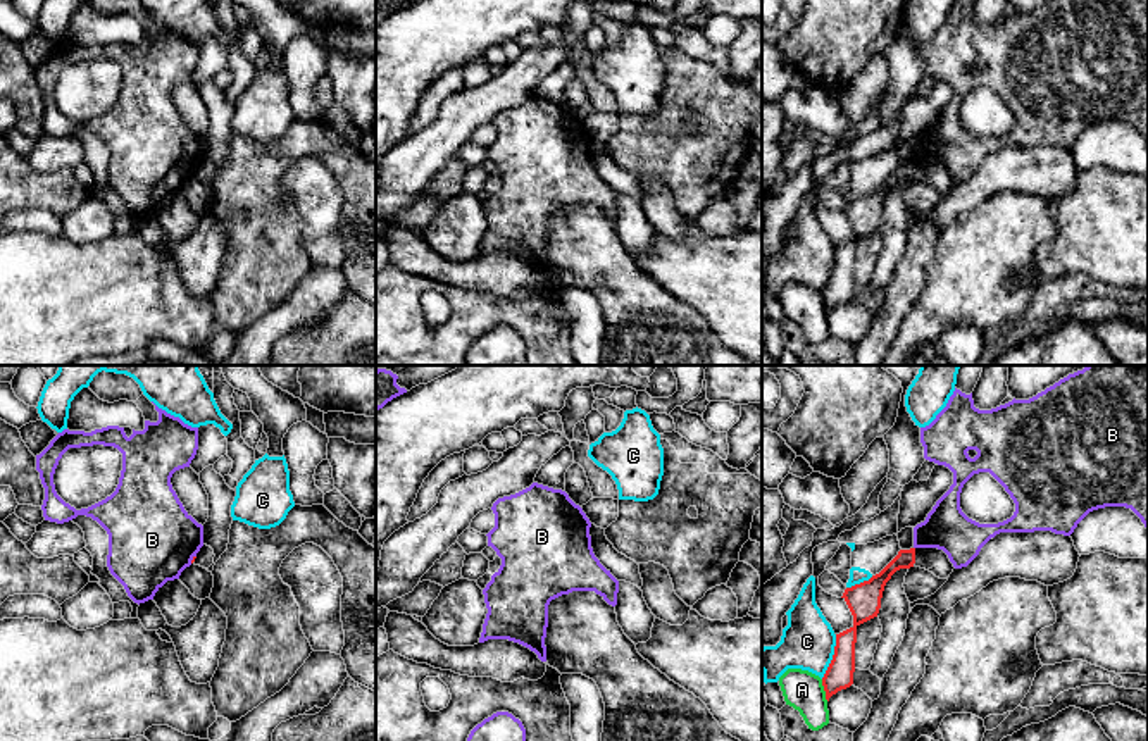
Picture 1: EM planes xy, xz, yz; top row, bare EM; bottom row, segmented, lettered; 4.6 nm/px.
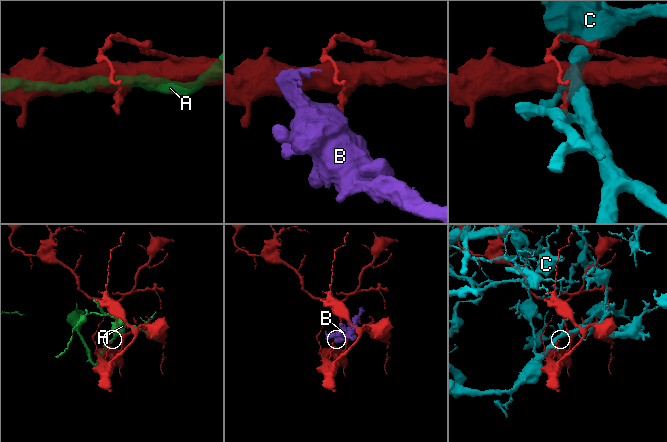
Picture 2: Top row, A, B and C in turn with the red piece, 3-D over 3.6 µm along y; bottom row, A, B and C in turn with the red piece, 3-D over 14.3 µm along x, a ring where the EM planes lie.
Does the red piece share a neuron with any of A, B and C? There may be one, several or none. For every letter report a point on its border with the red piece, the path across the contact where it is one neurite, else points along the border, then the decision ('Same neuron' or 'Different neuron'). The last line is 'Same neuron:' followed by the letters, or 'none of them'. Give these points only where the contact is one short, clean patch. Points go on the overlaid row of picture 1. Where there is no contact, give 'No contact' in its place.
A: Touches red at yz (824, 690). Different neuron
B: Touches red at xy (193, 559). Boundary: xy (195, 555), (190, 562). Different neuron
C: Touches red at yz (833, 657). Different neuron
Same neuron: none of them

